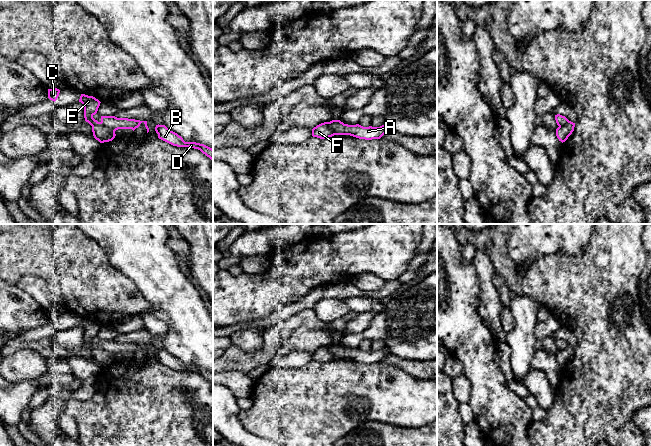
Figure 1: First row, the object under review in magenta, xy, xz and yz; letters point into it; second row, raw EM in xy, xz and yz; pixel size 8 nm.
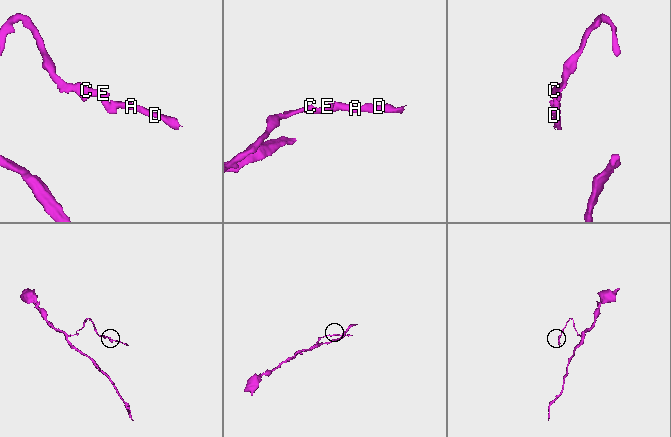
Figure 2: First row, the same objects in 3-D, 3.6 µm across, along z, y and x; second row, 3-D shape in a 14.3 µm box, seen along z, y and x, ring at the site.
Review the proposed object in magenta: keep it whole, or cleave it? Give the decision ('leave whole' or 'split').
split

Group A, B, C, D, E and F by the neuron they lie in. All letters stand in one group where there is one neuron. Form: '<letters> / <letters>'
A B D / C E F

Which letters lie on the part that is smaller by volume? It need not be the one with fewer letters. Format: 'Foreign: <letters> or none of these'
Foreign: A, B, D

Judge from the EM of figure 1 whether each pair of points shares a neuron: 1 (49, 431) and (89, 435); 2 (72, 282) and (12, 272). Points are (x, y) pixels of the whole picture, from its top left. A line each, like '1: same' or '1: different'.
1: different
2: same

